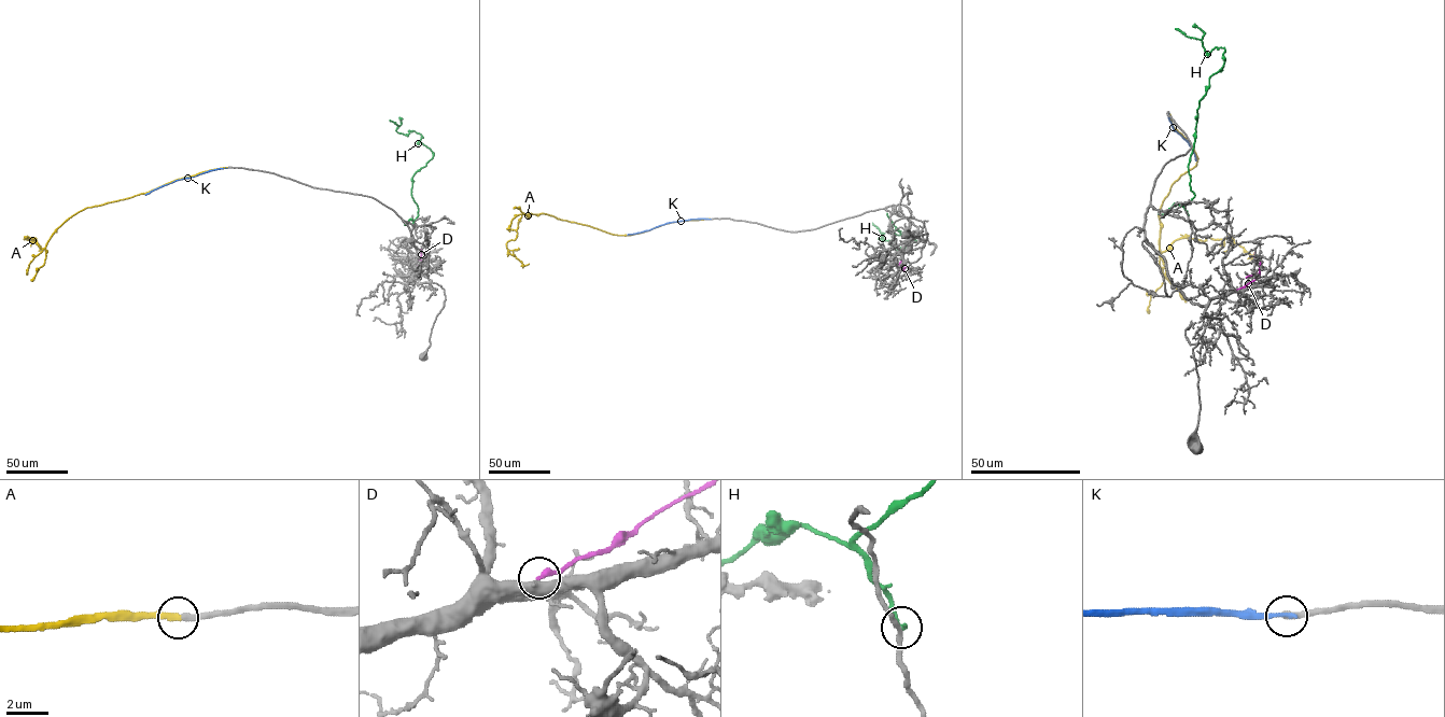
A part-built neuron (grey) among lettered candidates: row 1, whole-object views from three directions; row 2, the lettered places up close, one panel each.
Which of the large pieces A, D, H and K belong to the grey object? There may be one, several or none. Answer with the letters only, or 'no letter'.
A

